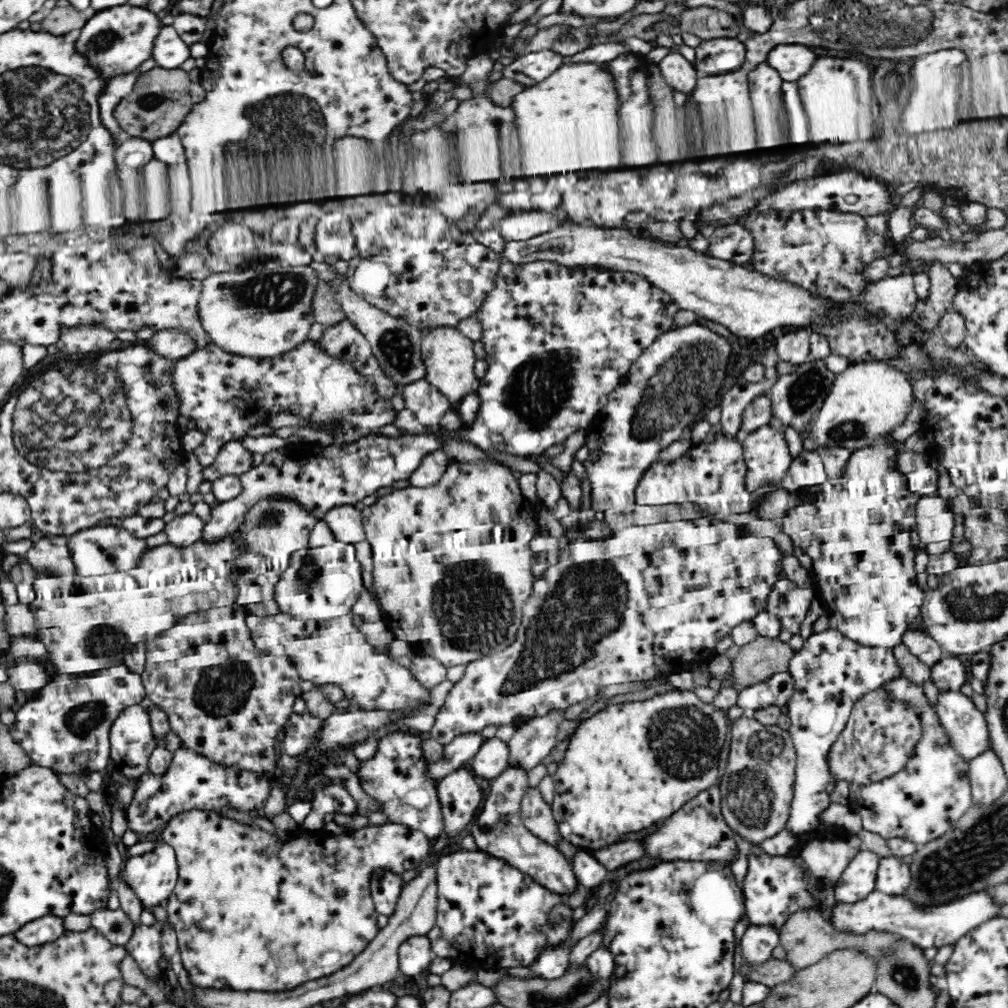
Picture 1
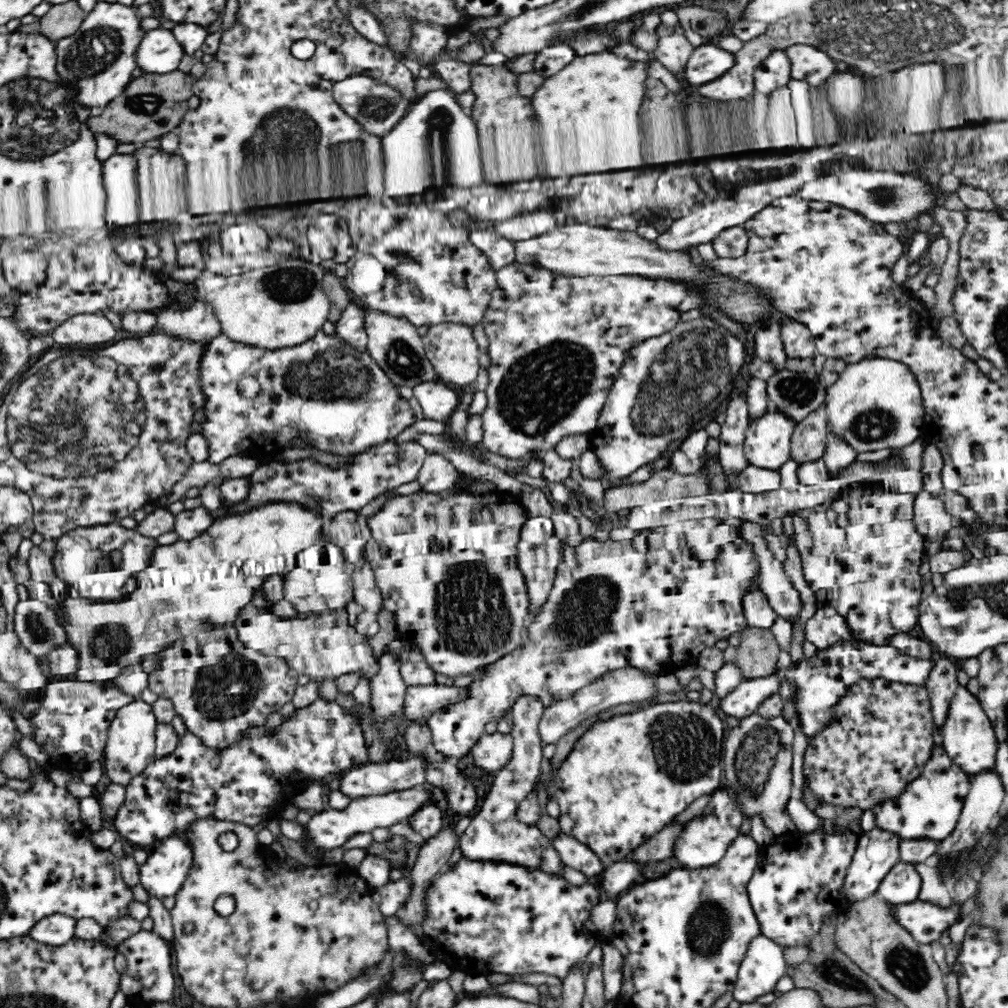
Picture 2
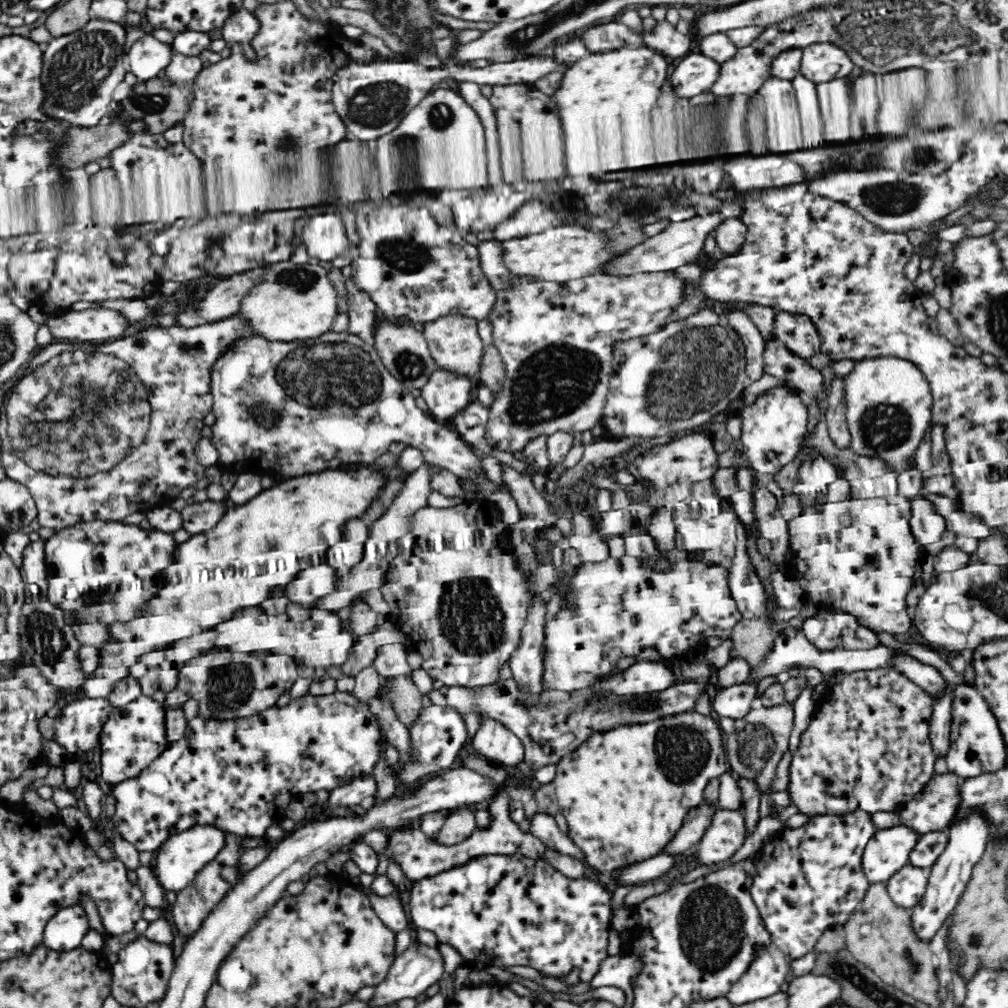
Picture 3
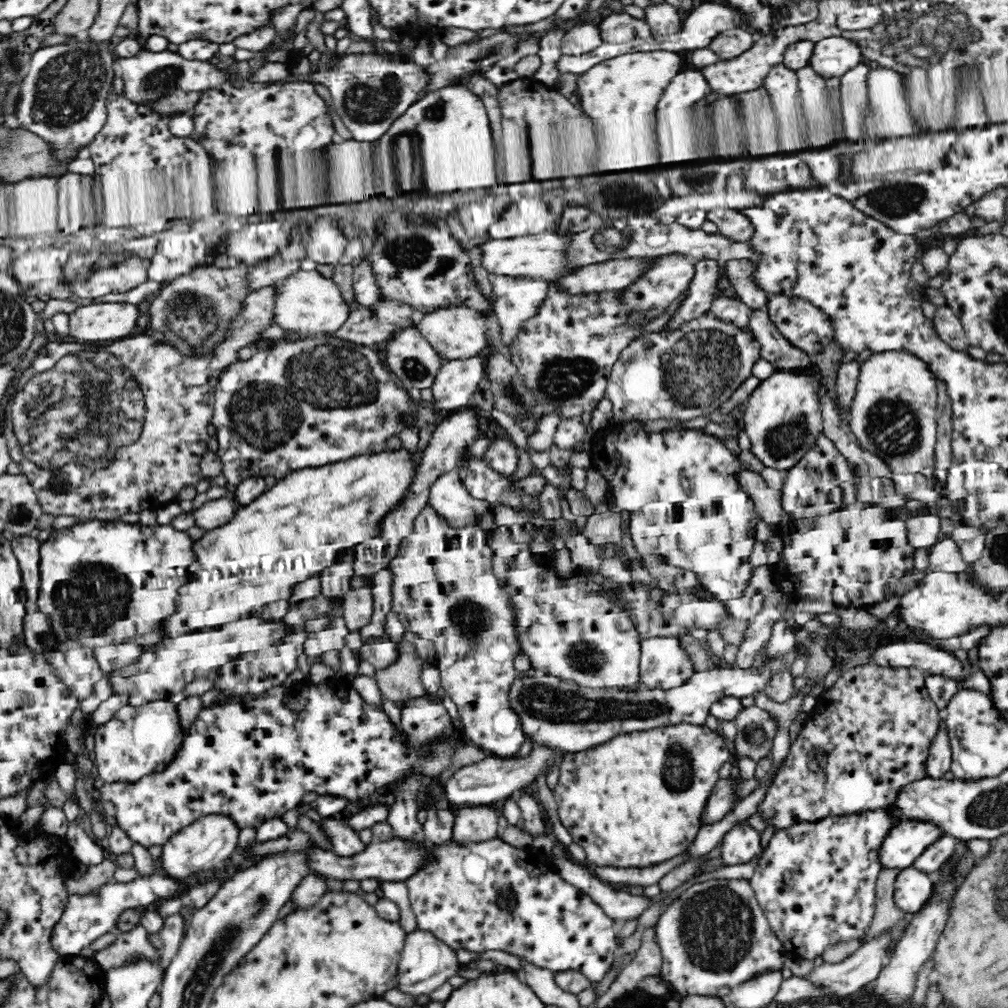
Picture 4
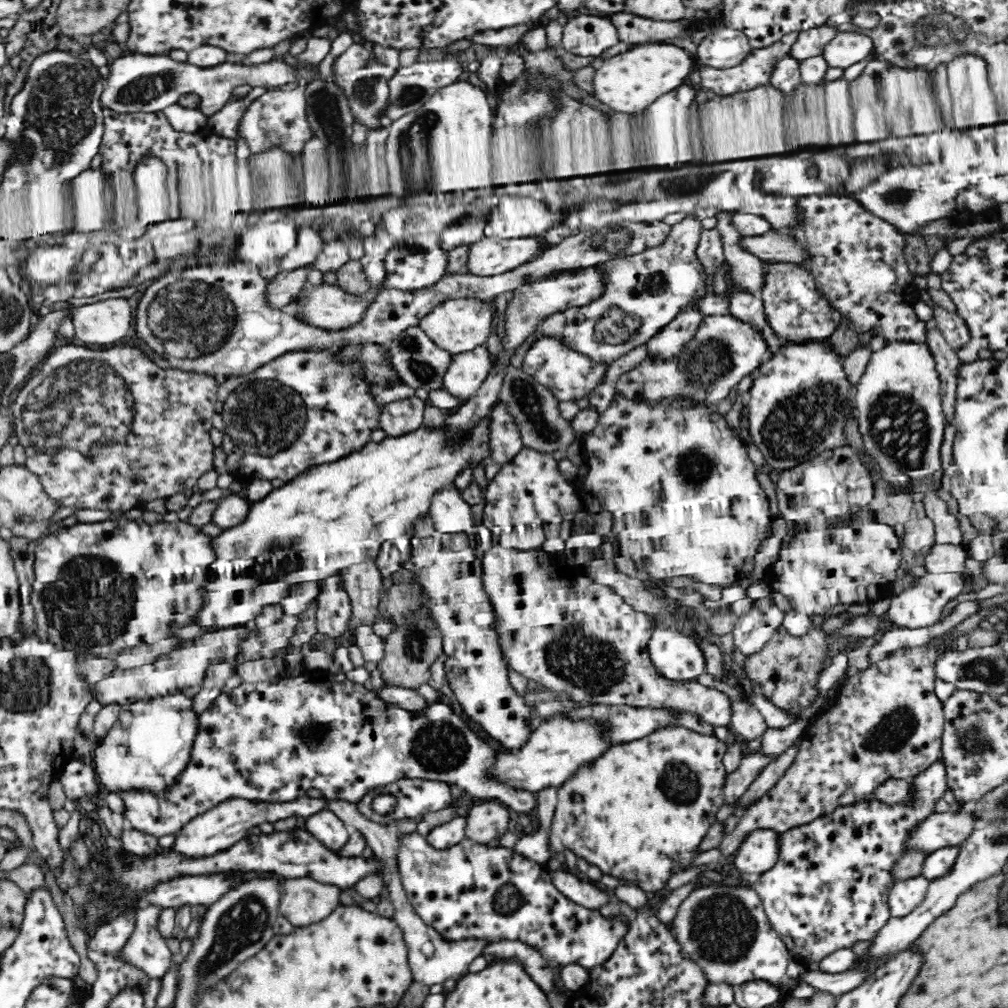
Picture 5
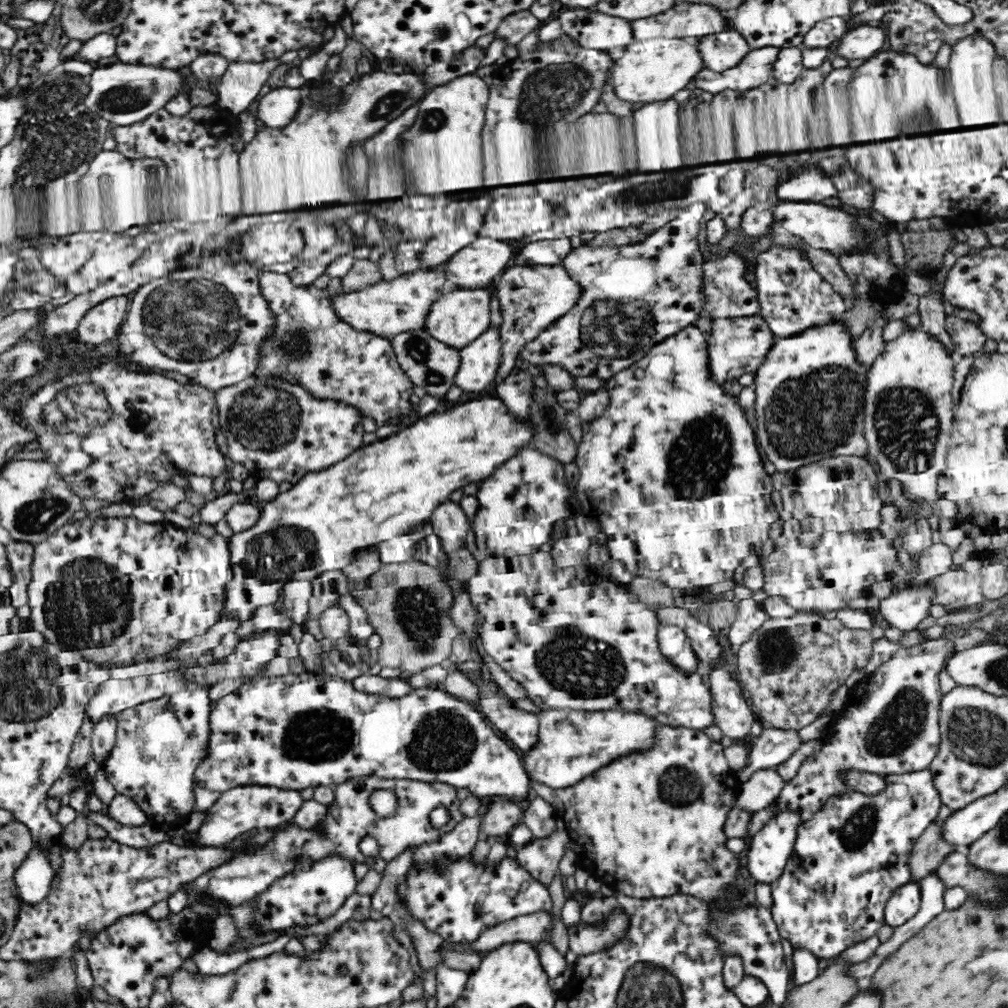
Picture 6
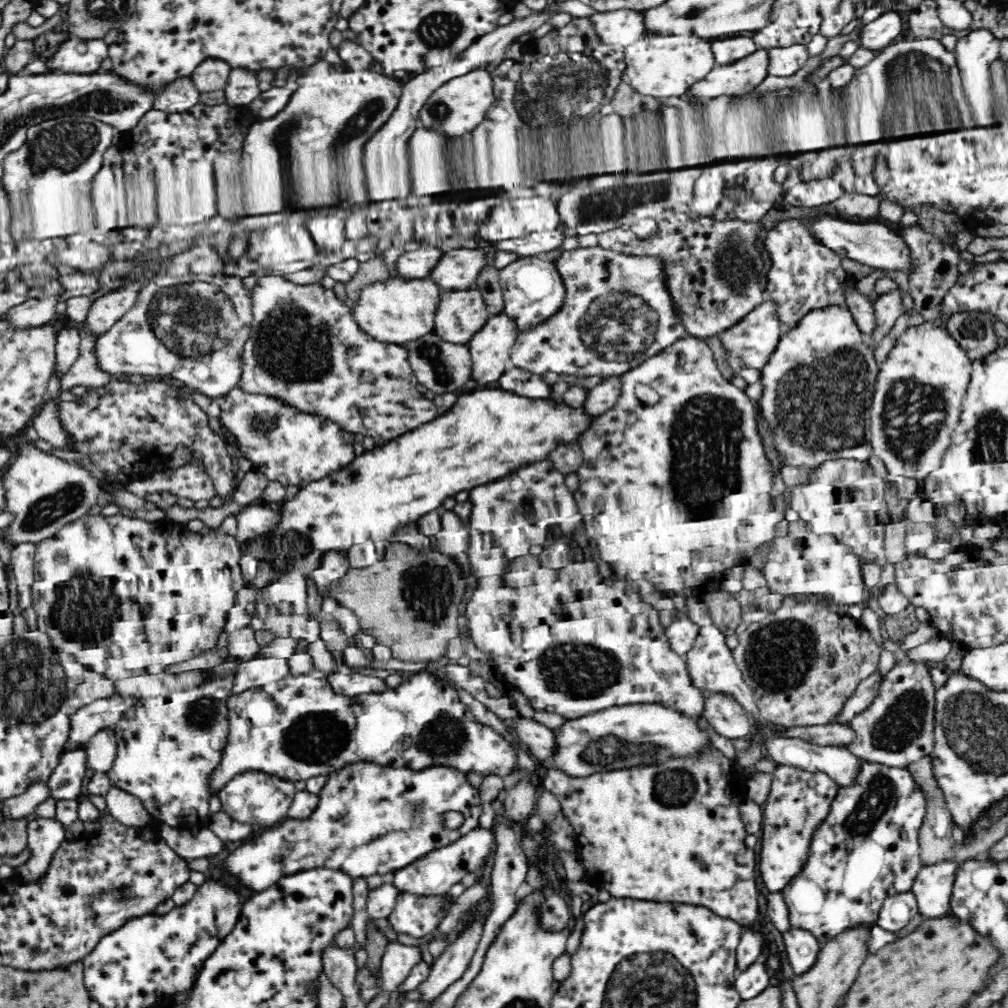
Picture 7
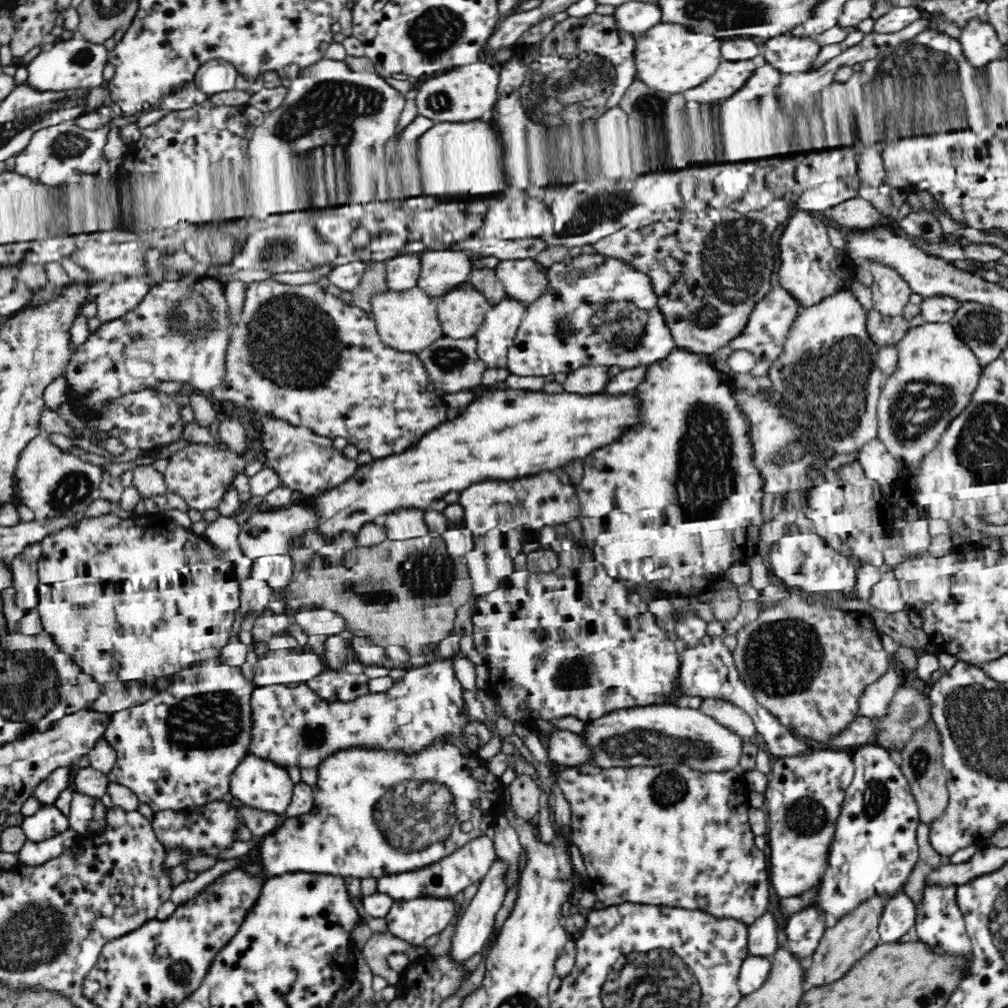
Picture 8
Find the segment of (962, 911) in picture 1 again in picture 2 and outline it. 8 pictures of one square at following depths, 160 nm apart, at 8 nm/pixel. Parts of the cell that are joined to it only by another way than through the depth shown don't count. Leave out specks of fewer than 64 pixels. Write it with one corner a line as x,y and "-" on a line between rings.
914,900
910,904
894,906
892,913
898,921
921,943
930,944
942,936
956,922
957,910
961,907
955,901
944,908
928,901

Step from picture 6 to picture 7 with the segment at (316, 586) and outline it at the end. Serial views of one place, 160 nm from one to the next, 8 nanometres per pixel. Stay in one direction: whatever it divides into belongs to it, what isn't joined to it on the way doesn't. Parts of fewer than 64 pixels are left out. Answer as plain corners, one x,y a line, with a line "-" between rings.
334,549
324,551
319,558
317,567
313,570
313,581
319,587
322,594
328,590
332,582
336,582
345,576
345,572
350,568
347,551
340,552

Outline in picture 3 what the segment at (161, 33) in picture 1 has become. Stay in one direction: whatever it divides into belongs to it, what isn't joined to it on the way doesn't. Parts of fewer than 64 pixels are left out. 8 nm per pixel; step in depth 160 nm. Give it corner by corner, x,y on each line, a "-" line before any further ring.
146,33
130,46
125,61
139,81
149,81
167,66
172,53
172,45
159,41
152,33

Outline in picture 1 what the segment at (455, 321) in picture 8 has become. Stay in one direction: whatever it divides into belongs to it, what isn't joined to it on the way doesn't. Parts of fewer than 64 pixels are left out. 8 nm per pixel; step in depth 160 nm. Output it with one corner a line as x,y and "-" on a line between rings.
436,327
421,337
421,351
426,363
426,380
450,397
452,404
458,404
464,396
472,392
472,384
478,379
474,375
474,341
464,336
457,327

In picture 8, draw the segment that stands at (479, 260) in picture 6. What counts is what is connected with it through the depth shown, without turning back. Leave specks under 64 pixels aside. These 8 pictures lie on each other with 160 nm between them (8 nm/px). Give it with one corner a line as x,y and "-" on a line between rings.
432,250
419,255
417,287
430,298
446,293
468,282
471,272
471,258
460,252

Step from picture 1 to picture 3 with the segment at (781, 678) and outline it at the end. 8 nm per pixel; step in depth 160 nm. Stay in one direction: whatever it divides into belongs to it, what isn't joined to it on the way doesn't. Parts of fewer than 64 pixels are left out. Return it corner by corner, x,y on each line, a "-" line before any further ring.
744,682
716,690
711,700
713,716
717,719
731,718
734,721
742,719
750,712
756,692
756,686

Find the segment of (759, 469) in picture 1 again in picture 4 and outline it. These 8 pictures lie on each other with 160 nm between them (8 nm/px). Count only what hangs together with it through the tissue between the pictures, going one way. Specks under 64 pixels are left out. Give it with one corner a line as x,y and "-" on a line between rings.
816,363
797,369
774,369
766,380
762,380
758,387
750,393
743,416
743,431
751,442
751,452
765,467
776,470
788,470
799,460
802,460
808,450
818,442
818,438
825,432
825,420
822,417
821,392
824,387
824,376

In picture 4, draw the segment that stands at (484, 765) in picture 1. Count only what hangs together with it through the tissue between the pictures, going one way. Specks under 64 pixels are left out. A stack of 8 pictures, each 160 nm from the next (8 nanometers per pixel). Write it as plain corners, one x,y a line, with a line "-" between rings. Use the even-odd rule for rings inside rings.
430,505
421,508
414,517
411,535
402,540
398,556
389,564
393,574
391,611
398,615
405,631
416,633
434,644
437,667
442,675
442,691
456,704
468,742
486,749
487,754
512,757
517,755
526,737
522,722
510,705
514,658
519,652
519,645
510,622
514,618
510,602
506,600
506,594
502,594
498,580
492,576
489,536
490,533
477,524
450,528
-
448,588
454,590
456,596
444,596
448,594

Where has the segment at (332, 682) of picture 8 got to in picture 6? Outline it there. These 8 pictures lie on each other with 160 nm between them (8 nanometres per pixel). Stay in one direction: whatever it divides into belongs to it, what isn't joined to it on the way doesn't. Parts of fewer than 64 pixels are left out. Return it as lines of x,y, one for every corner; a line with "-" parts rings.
362,673
349,681
351,687
366,694
384,695
386,697
401,697
410,692
410,683
402,677
383,678
379,675

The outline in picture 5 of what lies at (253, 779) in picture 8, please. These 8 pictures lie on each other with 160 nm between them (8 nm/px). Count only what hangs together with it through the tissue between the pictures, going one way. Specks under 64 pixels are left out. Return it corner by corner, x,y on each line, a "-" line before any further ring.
299,796
289,801
256,801
242,797
232,797
223,800
202,814
196,815
177,833
173,844
174,850
185,856
212,856
218,851
230,848
235,842
250,835
252,828
260,824
274,824
278,820
286,820
292,816
310,816
325,808
323,797
311,798

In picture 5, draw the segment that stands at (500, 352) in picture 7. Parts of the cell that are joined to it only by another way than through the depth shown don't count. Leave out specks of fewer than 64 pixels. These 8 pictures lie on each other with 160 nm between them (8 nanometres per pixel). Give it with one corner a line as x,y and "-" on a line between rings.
486,343
455,354
444,376
443,389
459,400
467,401
479,391
492,367
492,353

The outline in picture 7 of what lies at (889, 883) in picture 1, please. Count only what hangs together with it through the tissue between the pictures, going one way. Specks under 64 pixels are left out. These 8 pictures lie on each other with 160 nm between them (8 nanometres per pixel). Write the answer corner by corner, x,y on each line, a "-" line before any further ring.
910,890
885,900
876,924
888,932
898,932
910,924
910,920
919,914
916,895

